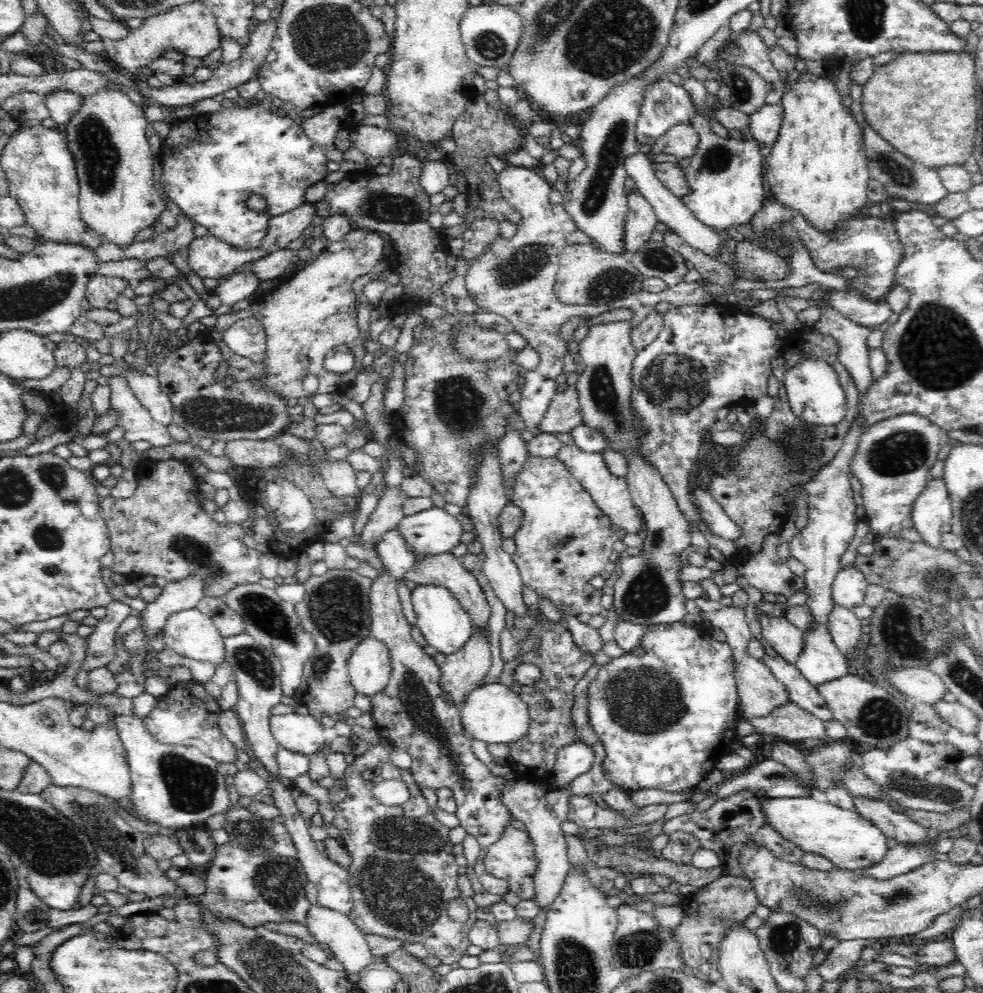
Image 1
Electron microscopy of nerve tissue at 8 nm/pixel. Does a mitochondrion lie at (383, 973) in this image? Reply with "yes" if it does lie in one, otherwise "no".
no

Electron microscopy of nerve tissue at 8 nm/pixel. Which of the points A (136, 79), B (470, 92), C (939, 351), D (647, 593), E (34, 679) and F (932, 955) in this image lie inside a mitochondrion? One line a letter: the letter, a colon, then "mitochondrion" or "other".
A: other
B: other
C: mitochondrion
D: mitochondrion
E: other
F: other

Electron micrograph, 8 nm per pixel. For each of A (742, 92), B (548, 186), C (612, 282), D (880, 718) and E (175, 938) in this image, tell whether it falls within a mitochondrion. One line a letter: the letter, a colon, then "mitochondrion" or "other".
A: mitochondrion
B: other
C: mitochondrion
D: mitochondrion
E: other

